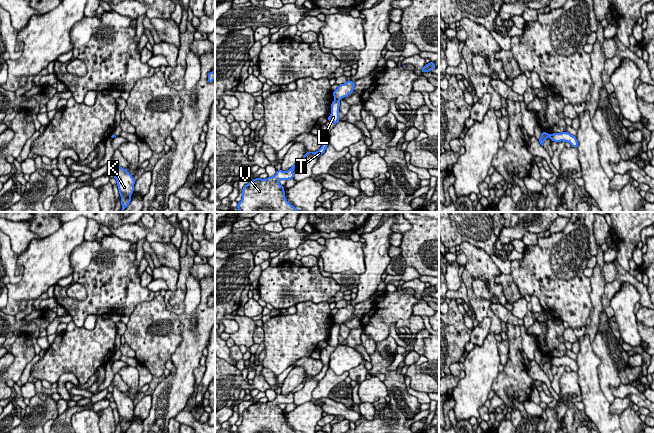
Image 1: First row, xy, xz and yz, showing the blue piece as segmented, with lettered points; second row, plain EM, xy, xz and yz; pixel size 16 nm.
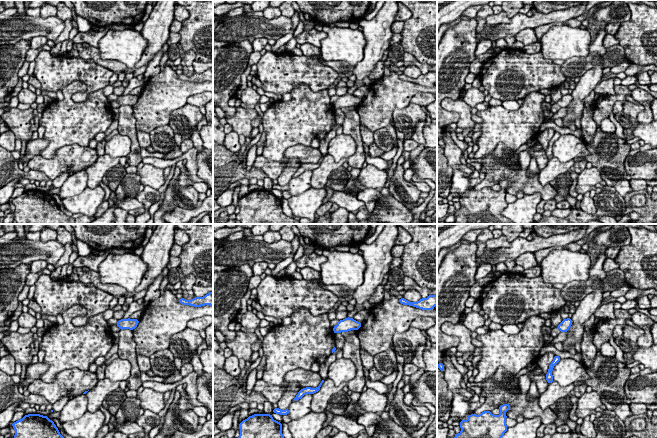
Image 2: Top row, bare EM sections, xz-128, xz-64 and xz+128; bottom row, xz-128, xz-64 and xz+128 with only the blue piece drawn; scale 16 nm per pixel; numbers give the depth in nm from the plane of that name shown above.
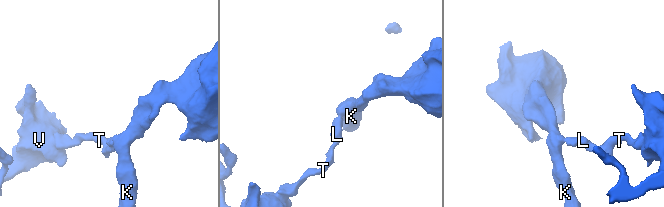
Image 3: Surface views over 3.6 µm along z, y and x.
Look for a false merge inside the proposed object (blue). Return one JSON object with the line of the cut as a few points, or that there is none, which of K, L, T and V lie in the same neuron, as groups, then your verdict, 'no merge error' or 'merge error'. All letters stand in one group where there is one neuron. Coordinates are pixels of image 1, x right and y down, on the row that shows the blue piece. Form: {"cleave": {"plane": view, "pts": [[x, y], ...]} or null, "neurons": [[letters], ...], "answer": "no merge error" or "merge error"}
{"cleave": {"plane": "xz", "pts": [[335, 98], [338, 100]]}, "neurons": [["K"], ["L", "T", "V"]], "answer": "merge error"}

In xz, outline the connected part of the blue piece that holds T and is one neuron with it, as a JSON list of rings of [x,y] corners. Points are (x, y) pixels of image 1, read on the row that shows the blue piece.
[[[329,140],[323,141],[318,151],[307,151],[288,171],[278,170],[273,177],[266,179],[258,177],[250,181],[242,189],[242,199],[237,205],[239,212],[301,212],[287,201],[284,187],[278,181],[293,179],[293,170],[302,165],[309,153],[320,157],[328,145]]]

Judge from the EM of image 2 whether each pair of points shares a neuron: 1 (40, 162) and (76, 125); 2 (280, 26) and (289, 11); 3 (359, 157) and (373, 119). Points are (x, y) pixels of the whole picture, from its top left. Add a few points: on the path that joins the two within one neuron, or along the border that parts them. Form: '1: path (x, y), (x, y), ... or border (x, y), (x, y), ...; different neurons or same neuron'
1: border (65, 145), (50, 158), (39, 155); different neurons
2: border (281, 15), (290, 18); different neurons
3: border (355, 109), (361, 124); different neurons

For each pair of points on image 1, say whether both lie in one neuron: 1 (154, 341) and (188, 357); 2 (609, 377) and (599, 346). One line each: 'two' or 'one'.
1: two
2: one

